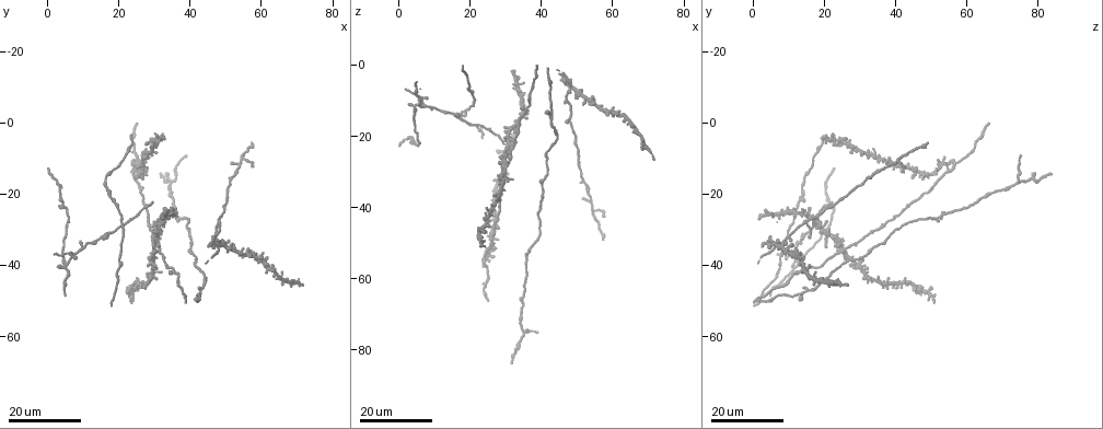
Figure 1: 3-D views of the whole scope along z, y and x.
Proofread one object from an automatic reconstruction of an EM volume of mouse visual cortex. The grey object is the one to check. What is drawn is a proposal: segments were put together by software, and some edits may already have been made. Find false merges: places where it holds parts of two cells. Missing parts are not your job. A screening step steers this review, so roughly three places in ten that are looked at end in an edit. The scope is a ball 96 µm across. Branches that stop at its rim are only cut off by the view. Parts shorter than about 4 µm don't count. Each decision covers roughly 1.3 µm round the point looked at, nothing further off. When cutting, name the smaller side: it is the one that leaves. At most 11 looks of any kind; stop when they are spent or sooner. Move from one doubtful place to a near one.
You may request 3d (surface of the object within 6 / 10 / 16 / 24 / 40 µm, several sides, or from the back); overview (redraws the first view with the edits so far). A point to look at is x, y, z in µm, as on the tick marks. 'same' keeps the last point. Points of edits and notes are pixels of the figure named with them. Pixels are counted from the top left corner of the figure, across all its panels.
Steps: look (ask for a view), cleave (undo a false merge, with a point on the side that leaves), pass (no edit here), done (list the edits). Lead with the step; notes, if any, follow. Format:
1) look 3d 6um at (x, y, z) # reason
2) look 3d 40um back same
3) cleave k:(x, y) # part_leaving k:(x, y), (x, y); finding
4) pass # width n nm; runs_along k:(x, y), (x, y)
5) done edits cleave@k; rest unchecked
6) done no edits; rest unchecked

look 3d 24um at (54.5, 10.5, 40.5) # branch point

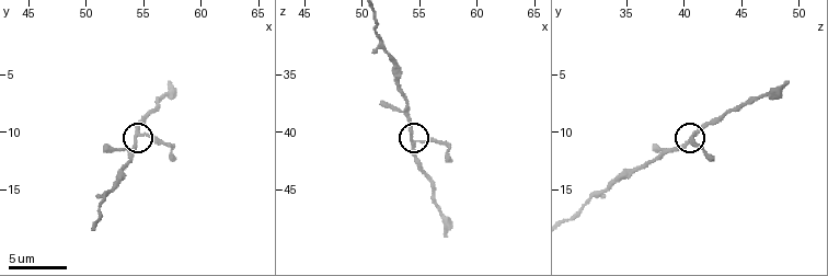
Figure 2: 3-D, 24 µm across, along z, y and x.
look 3d 6um at (54.8, 10.0, 41.0) # zoom in

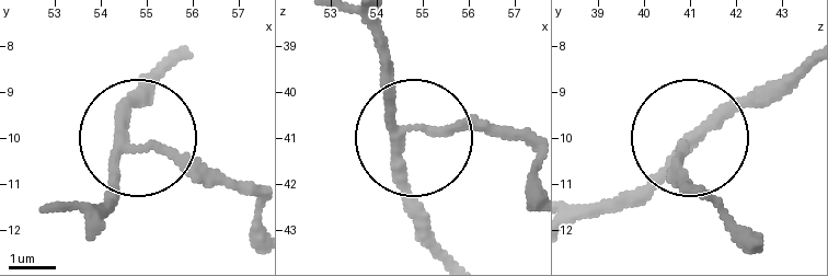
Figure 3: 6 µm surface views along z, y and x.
pass # width 190 nm; runs_along 3:(98, 223), (117, 160), (137, 145), (196, 157), (239, 184); continuous, no second cell

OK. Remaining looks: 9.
look 3d 24um at (35.5, 16.5, 74.5) # branch point

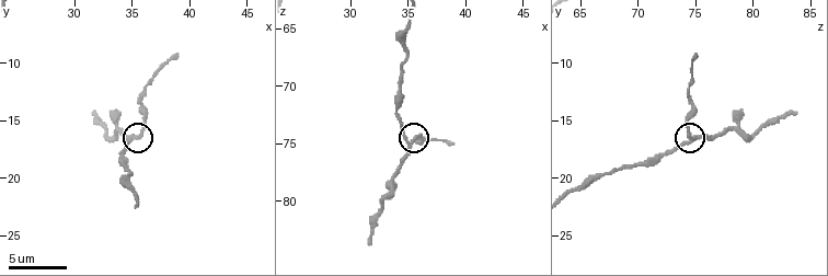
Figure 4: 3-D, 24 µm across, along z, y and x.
look 3d 6um at (35.2, 16.4, 75.0)

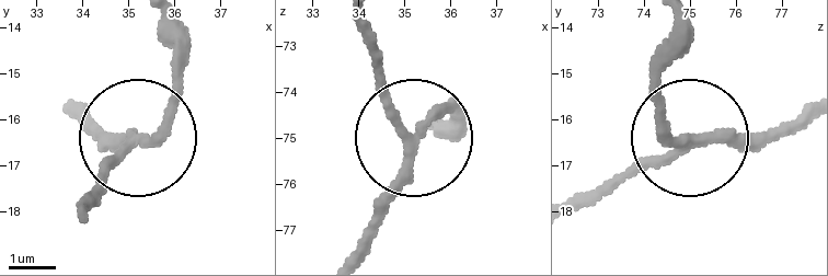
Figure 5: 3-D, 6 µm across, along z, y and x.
pass # side_arm 9 um; runs_along 5:(572, 211), (678, 149), (655, 46); continuous, no second cell

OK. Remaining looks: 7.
look 3d 16um at (5.0, 40.5, 11.0) # looks like a crossing

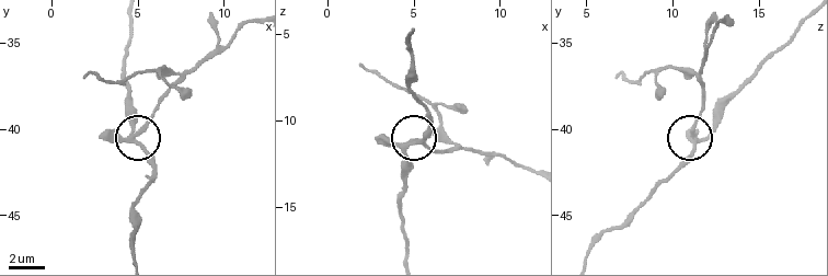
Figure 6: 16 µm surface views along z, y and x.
look 3d 6um at (4.5, 40.7, 11.6) # closer look

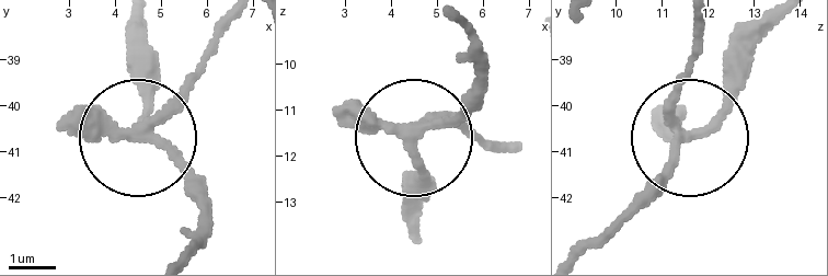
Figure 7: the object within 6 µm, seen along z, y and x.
cleave 7:(186, 82) # part_leaving 7:(135, 126), (190, 79), (225, 20); a second cell is stuck on

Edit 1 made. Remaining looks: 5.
look 3d 24um at (42.5, 48.0, 14.0) # thick turns thin

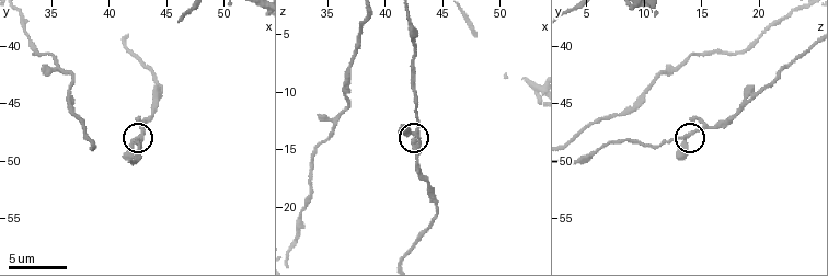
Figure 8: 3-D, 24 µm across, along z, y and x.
look 3d 6um at (42.6, 47.8, 13.6)

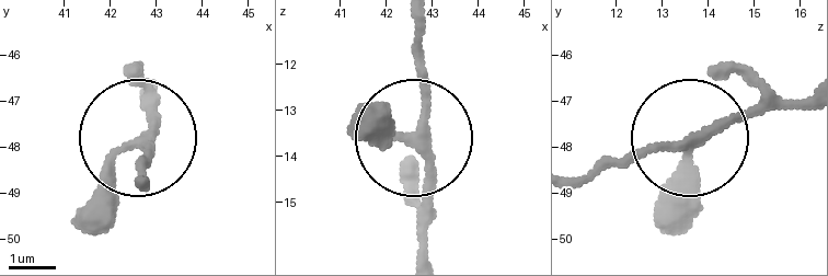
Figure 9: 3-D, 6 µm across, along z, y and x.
look 3d 6um back at (42.70, 47.85, 13.60)

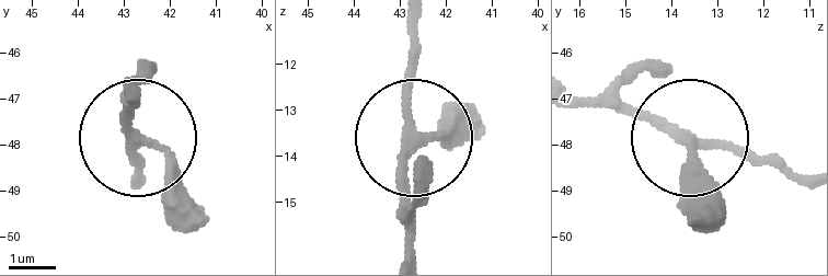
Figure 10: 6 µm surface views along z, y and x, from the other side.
pass # width 190 nm; continuous, no second cell

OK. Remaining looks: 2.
look 3d 16um at (31.0, 36.0, 24.5) # side arm on a straight run

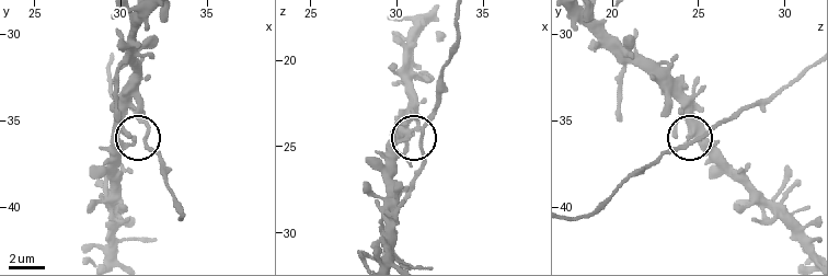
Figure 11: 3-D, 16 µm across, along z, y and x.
look 3d 6um at (31.4, 36.3, 24.5)

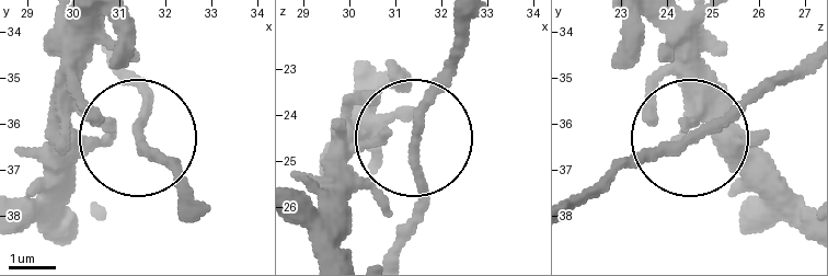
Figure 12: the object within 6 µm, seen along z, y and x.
pass # arms 3; all the same cell

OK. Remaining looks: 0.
done edits cleave@7; rest unchecked

